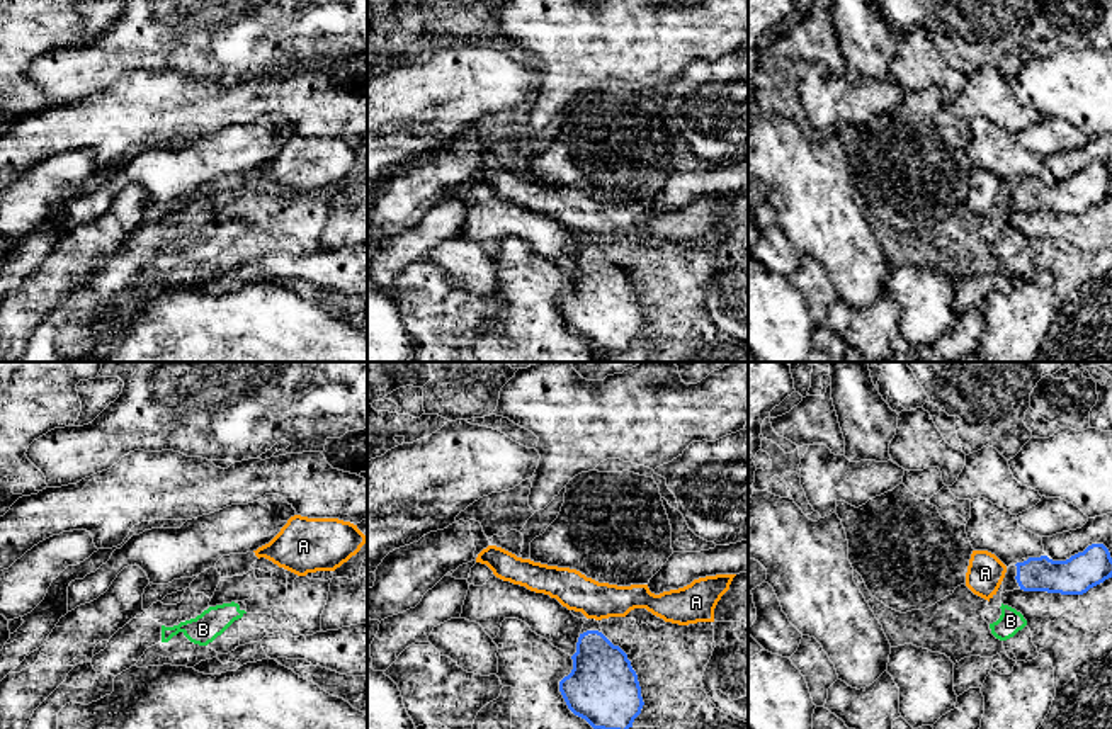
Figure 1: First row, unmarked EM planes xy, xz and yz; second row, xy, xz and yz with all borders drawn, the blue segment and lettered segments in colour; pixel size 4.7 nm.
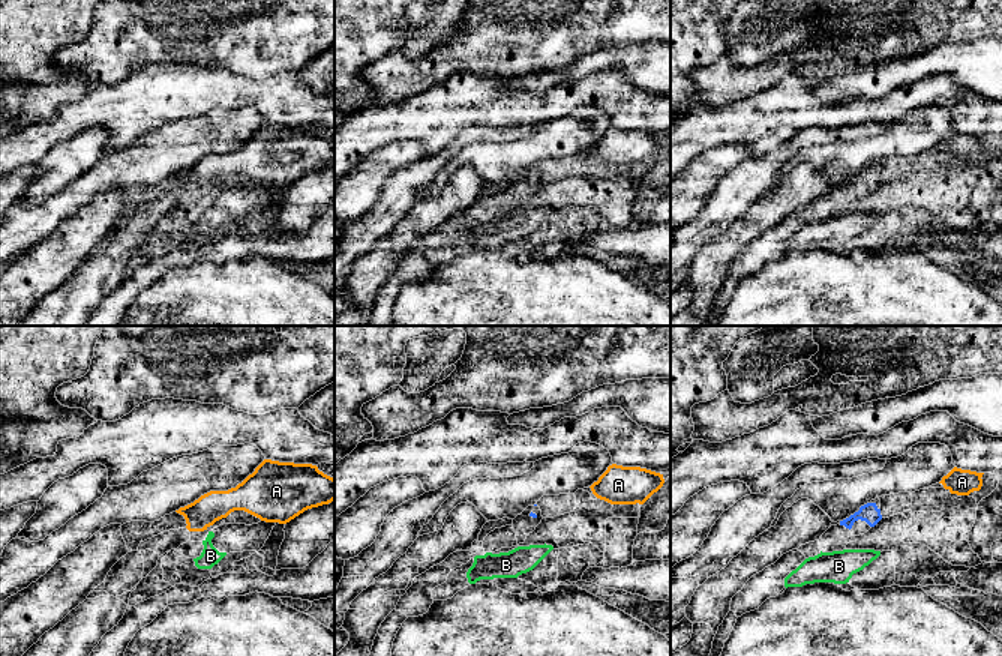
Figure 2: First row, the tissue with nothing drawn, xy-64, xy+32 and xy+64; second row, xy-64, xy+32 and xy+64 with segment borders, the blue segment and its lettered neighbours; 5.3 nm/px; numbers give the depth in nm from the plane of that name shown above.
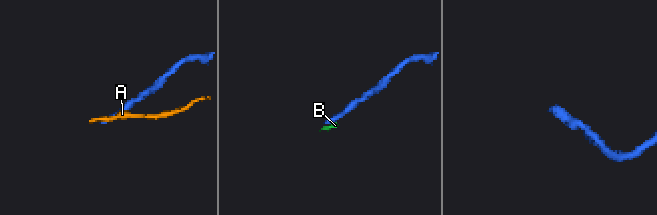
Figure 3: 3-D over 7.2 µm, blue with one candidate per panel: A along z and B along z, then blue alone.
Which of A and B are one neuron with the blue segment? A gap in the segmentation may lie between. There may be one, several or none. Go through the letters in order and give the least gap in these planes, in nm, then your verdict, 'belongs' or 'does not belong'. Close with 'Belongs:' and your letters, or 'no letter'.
A: gap 50 nm; does not belong
B: gap 100 nm; does not belong
Belongs: no letter

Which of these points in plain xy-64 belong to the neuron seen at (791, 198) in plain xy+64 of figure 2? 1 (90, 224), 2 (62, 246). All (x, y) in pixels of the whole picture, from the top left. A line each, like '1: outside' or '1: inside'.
1: inside
2: inside

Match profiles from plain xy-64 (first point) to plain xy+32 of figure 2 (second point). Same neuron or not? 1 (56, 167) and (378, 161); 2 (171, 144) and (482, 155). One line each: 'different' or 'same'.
1: same
2: same

